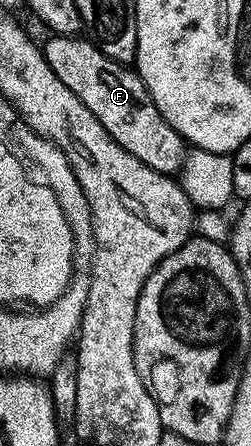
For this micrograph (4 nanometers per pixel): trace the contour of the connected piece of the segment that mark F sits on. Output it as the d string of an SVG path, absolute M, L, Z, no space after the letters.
M52 35L48 39L48 42L43 42L42 48L46 63L50 63L50 71L54 71L54 75L58 75L58 79L62 79L62 83L66 83L66 87L70 87L70 91L74 91L78 99L82 99L82 107L88 108L90 115L94 115L94 119L98 119L98 123L106 127L110 139L114 139L118 147L130 151L134 159L142 159L146 167L154 167L154 171L159 173L179 174L185 161L186 142L178 135L178 131L174 131L174 127L166 123L166 119L162 119L158 107L154 107L154 99L148 94L148 89L135 68L120 65L114 59L102 55L96 45L79 36Z

